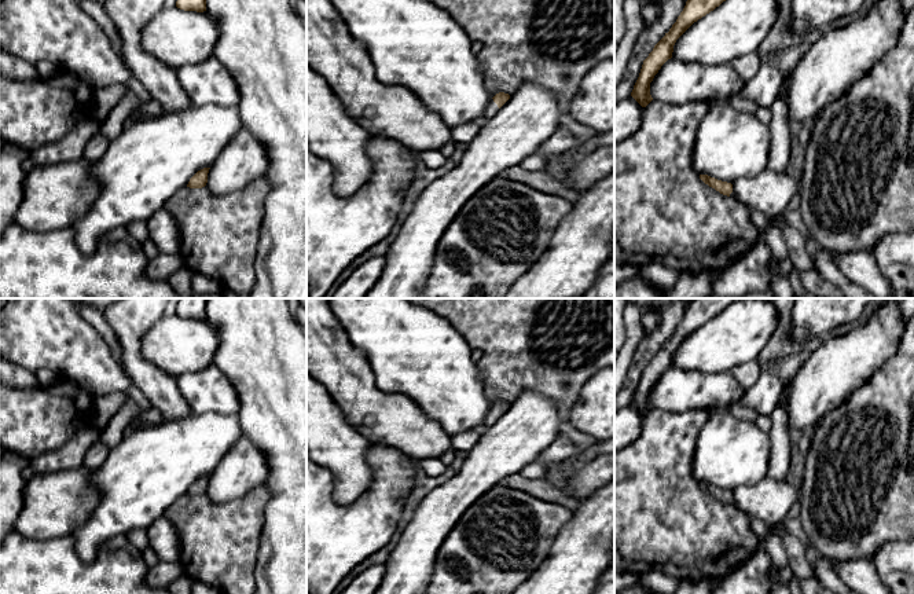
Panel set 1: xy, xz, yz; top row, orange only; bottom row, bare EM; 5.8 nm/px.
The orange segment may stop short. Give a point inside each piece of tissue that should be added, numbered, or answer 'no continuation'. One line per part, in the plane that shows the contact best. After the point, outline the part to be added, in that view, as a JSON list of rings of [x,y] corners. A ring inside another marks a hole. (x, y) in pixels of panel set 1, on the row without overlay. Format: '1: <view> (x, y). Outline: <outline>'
1: xz (492, 415). Outline: [[[492,407],[487,415],[485,424],[481,425],[481,428],[478,430],[481,433],[484,433],[487,429],[489,429],[498,421],[498,418],[499,418],[499,415]]]

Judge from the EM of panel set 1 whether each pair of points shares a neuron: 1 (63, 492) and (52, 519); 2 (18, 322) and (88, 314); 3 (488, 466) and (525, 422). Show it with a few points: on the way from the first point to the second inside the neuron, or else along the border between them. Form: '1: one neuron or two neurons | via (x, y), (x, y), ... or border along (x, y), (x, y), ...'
1: one neuron | via (61, 499), (52, 508), (52, 512)
2: two neurons | border along (79, 312), (103, 337)
3: one neuron | via (498, 455), (520, 433)

